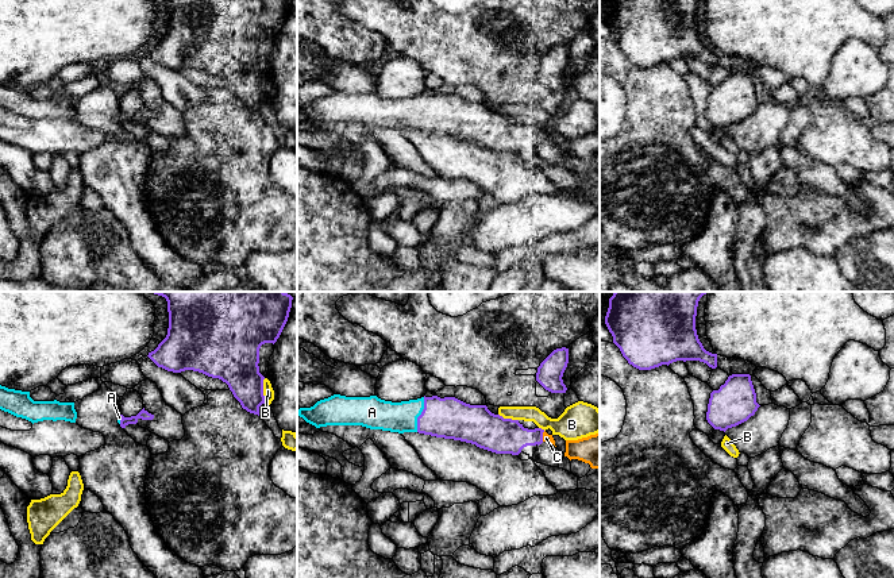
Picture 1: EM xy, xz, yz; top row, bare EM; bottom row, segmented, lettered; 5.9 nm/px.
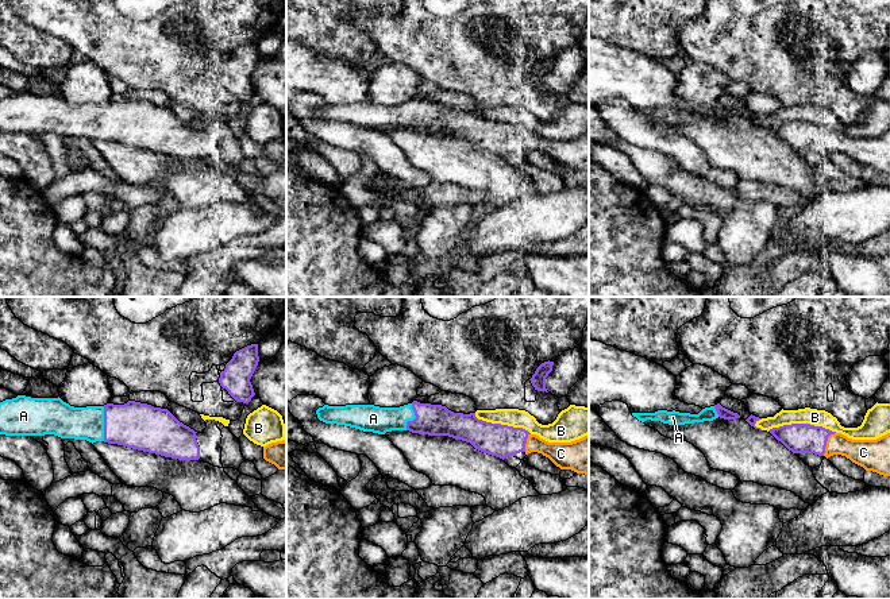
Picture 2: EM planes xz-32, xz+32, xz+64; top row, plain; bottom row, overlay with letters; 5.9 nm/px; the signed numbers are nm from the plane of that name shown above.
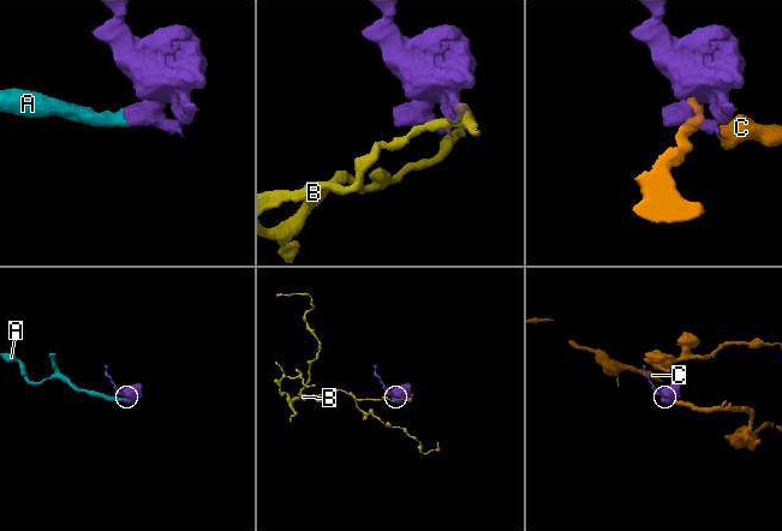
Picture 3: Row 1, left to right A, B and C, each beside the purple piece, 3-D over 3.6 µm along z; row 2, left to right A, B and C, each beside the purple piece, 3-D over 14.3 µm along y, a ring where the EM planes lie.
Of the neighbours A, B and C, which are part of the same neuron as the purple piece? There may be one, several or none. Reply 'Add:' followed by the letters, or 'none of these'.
Add: A, C

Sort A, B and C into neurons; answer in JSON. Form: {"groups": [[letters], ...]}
{"groups": [["A", "C"], ["B"]]}

